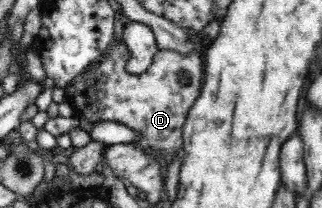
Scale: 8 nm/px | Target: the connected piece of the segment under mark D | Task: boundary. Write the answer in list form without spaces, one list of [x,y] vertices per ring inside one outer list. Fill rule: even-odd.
[[[113,36],[112,43],[102,55],[66,88],[67,102],[73,105],[75,117],[82,115],[93,128],[104,121],[118,122],[134,130],[139,139],[132,145],[154,157],[165,175],[173,160],[185,152],[183,127],[190,108],[202,92],[205,62],[196,50],[182,54],[173,48],[158,49],[146,72],[136,76],[124,70],[130,57],[130,49],[123,39],[117,40]]]

